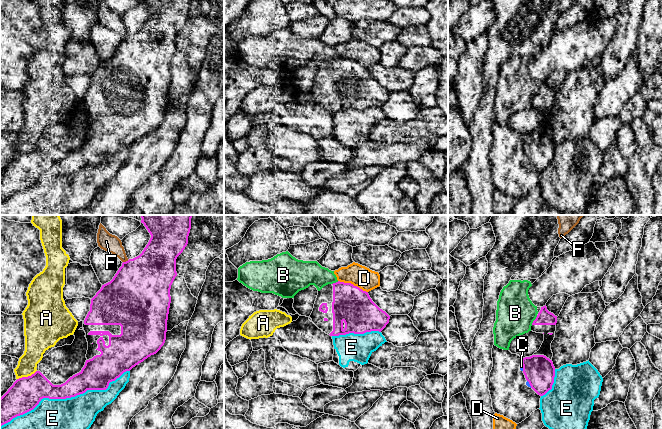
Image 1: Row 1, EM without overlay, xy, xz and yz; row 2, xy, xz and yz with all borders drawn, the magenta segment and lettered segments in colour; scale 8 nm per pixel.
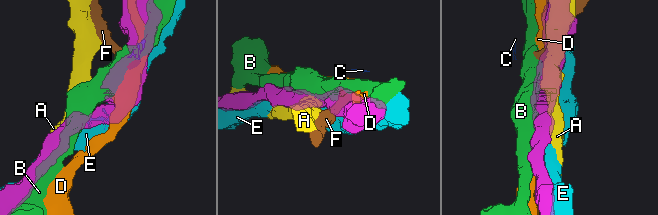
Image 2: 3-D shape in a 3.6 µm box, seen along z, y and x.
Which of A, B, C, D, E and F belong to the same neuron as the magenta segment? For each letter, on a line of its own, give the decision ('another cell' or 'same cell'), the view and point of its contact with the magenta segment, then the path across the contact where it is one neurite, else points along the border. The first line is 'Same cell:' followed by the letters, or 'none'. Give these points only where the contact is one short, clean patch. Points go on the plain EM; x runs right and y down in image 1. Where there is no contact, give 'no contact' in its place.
Same cell: none
A: another cell; contact xy (26, 153)
B: another cell; contact yz (534, 96)
C: another cell; contact yz (523, 143); border yz (521, 139), (523, 146)
D: another cell; contact xz (352, 60)
E: another cell; contact xy (65, 174)
F: another cell; contact xy (126, 37); border xy (128, 36), (123, 38)

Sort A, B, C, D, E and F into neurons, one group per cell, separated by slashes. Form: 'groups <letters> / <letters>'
groups A / B / C / D / E / F

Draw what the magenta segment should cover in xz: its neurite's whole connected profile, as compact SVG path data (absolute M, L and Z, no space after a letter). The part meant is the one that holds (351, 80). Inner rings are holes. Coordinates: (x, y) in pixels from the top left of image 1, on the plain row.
M338 57L328 60L318 67L310 94L326 110L339 112L349 109L381 108L389 99L390 92L372 77L368 68L351 59Z

